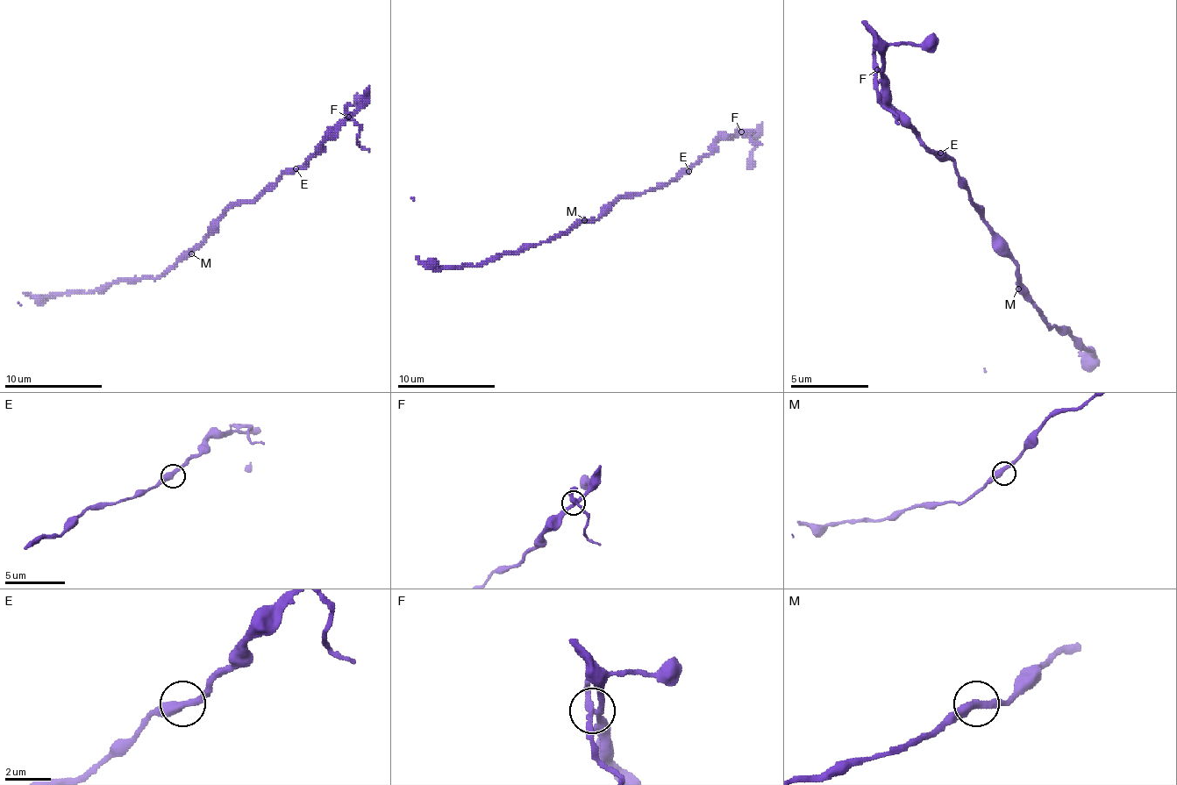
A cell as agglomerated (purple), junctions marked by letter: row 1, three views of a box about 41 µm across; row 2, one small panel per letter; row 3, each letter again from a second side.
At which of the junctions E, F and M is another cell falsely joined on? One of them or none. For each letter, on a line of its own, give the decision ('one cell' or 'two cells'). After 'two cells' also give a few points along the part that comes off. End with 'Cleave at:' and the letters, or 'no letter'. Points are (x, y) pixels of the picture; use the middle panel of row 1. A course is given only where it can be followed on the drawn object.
E: one cell
F: two cells; foreign part runs (740, 132), (752, 132), (750, 139), (762, 144)
M: one cell
Cleave at: F

